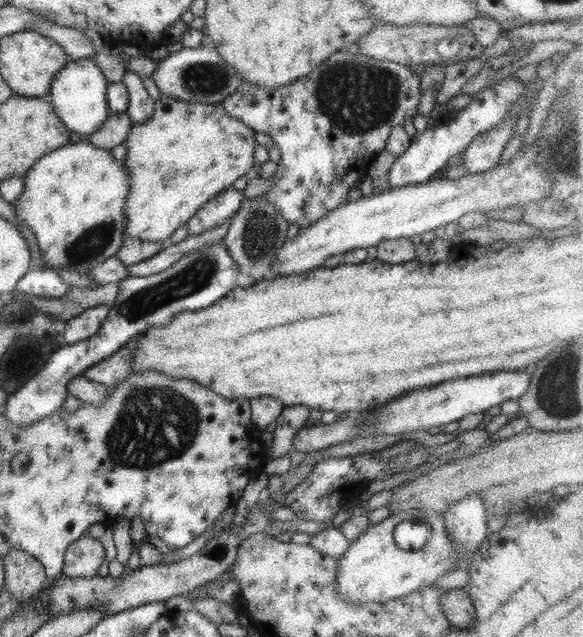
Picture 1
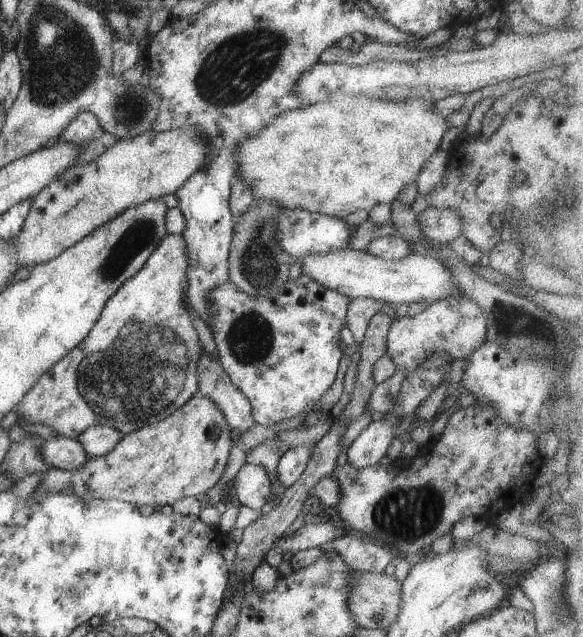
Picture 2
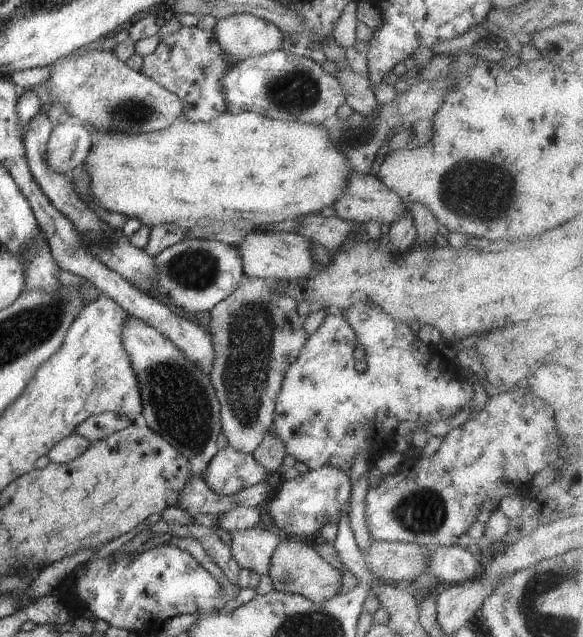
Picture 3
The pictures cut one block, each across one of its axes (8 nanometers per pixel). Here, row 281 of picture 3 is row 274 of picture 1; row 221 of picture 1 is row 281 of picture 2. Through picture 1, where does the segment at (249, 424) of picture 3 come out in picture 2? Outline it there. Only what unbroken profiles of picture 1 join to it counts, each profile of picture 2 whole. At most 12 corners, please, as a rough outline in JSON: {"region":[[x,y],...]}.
{"region":[[260,198],[235,220],[229,280],[272,297],[296,261],[278,243],[284,208]]}

